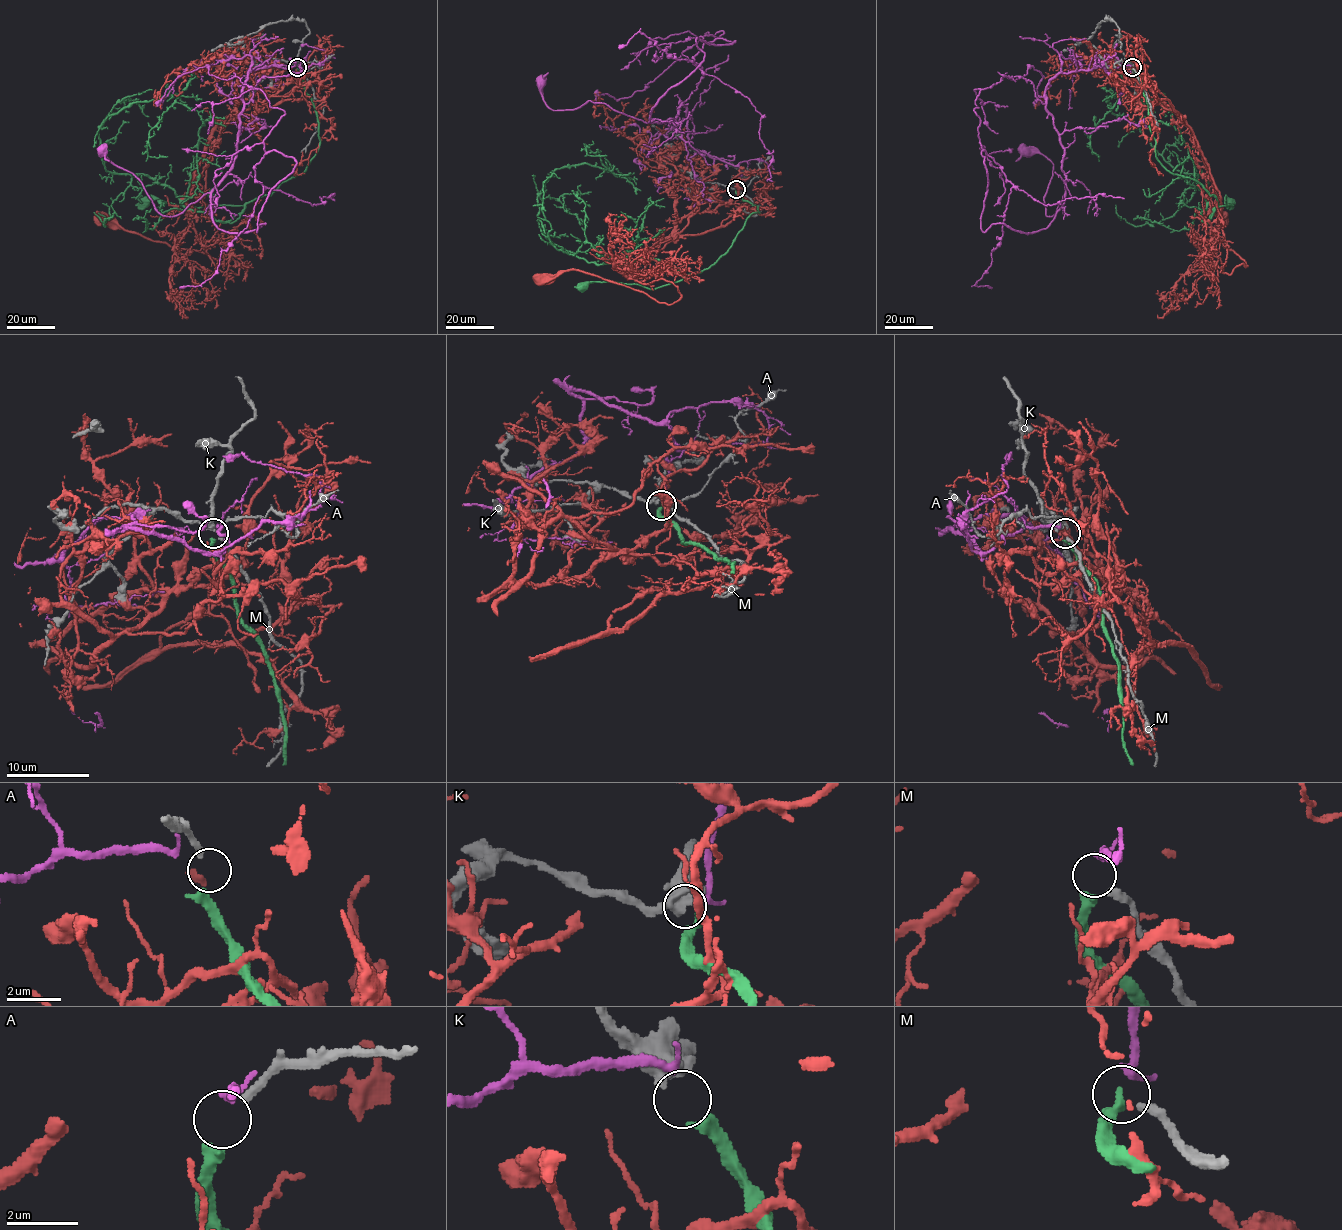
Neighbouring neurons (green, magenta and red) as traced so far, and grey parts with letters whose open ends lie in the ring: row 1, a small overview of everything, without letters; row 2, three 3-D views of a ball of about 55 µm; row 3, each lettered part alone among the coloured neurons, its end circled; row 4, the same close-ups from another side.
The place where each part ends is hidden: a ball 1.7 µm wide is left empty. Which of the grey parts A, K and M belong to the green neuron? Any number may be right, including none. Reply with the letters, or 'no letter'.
K

